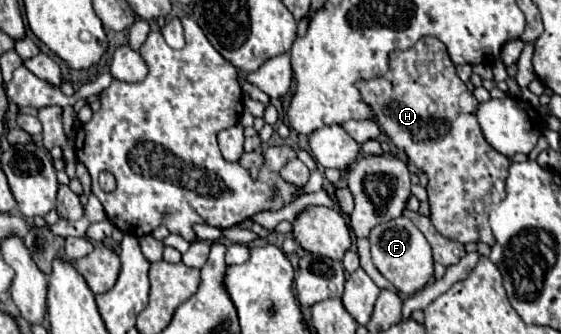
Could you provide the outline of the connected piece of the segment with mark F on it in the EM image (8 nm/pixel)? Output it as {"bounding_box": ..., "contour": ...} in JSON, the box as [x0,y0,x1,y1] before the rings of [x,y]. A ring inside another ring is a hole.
{"bounding_box":[371,216,433,296],"contour":[[[405,216],[383,222],[371,230],[371,256],[375,268],[405,296],[413,296],[433,280],[431,246],[419,228]]]}

